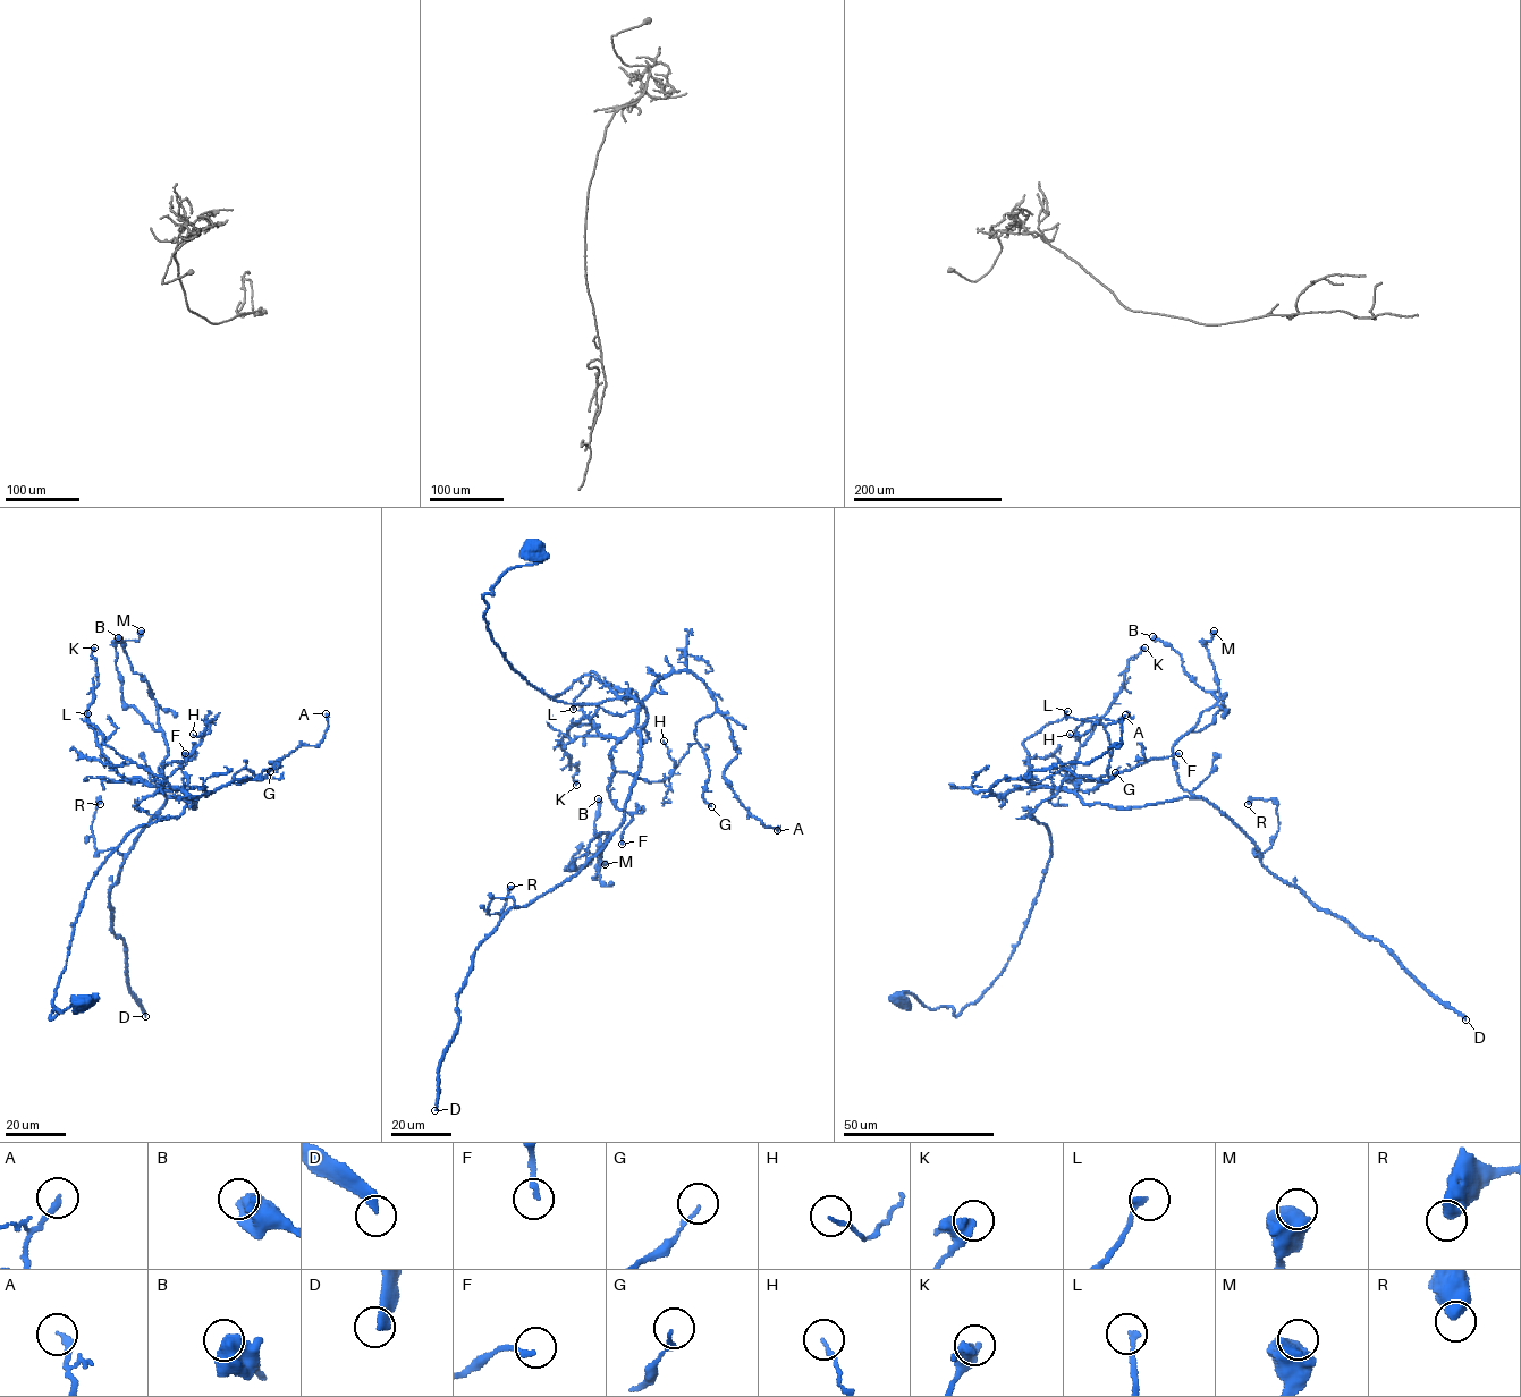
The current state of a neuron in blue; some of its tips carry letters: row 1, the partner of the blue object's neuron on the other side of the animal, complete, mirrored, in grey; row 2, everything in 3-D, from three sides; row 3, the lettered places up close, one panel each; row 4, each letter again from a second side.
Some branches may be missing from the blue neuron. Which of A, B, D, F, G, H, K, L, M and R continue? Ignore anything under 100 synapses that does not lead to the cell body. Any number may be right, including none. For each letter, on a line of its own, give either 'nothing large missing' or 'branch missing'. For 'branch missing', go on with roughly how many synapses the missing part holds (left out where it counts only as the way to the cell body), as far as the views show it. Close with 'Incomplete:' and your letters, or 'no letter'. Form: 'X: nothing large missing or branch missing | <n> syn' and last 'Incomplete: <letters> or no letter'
A: nothing large missing
B: nothing large missing
D: branch missing | 200 syn
F: nothing large missing
G: nothing large missing
H: nothing large missing
K: nothing large missing
L: nothing large missing
M: nothing large missing
R: nothing large missing
Incomplete: D

